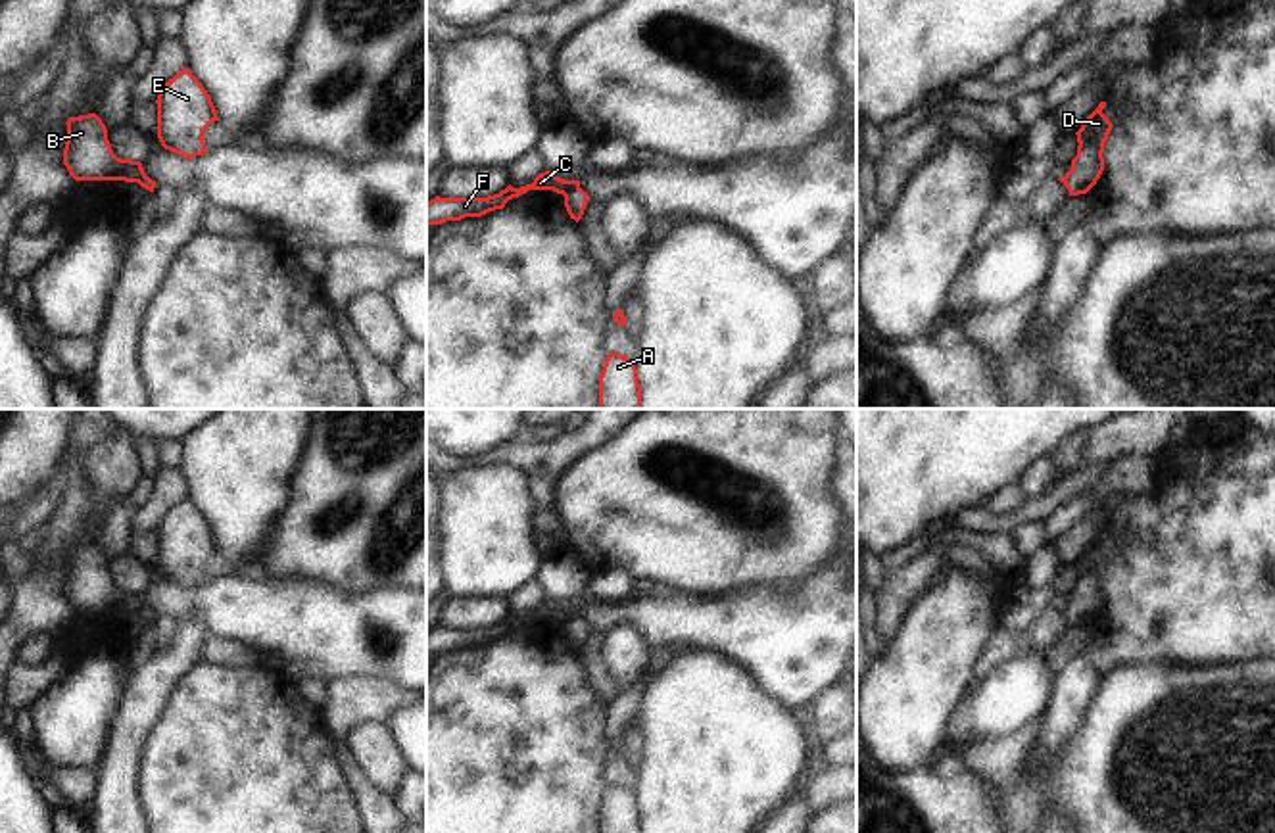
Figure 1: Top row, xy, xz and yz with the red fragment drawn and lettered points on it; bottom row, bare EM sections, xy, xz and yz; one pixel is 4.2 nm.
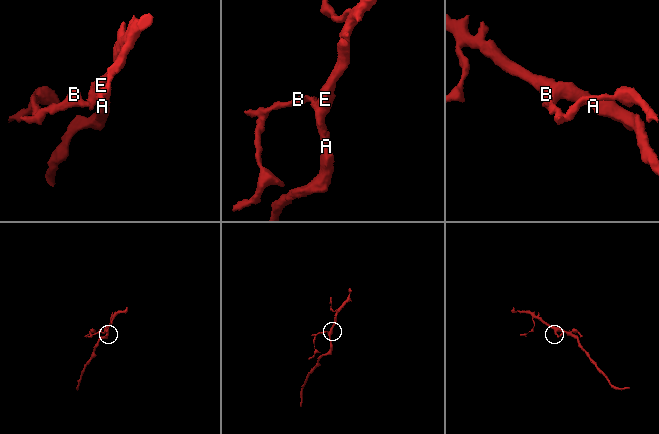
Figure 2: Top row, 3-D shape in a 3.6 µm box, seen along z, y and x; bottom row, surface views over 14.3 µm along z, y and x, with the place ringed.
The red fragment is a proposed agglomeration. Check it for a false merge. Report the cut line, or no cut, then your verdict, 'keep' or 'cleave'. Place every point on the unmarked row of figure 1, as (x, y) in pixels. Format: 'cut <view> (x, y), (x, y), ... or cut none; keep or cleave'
cut xz (578, 615), (563, 624); cleave

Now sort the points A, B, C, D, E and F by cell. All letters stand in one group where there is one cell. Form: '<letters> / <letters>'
A D E / B C F

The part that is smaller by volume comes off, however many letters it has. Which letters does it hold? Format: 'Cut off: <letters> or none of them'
Cut off: B, C, F

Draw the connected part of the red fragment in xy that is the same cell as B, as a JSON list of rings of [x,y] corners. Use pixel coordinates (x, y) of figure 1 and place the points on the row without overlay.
[[[96,543],[67,549],[63,595],[79,610],[140,612],[146,603],[140,591],[113,583],[108,559]]]

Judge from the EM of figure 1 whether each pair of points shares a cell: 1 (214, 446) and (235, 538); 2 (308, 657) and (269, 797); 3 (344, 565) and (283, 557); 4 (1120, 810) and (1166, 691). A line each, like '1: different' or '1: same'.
1: same
2: different
3: same
4: same

